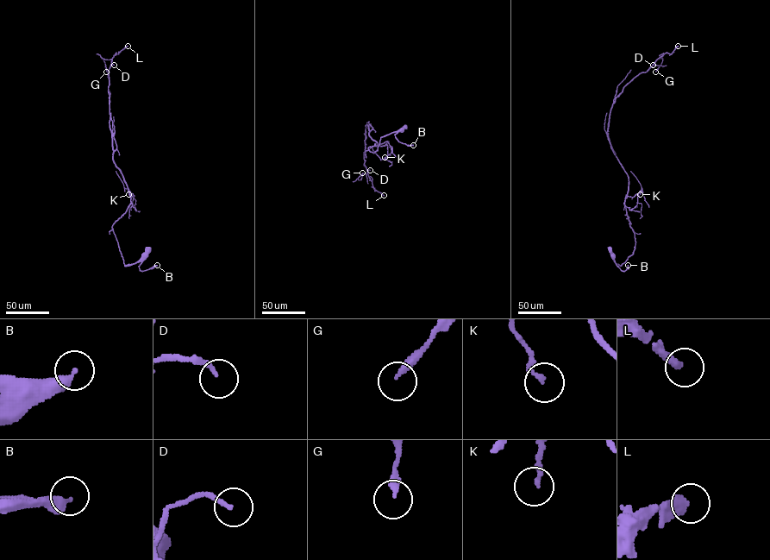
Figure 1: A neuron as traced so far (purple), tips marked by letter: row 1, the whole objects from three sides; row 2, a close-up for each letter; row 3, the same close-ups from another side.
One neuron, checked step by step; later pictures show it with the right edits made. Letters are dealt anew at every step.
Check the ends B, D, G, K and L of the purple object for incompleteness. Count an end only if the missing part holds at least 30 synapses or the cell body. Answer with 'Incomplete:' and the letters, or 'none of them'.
Incomplete: D, L

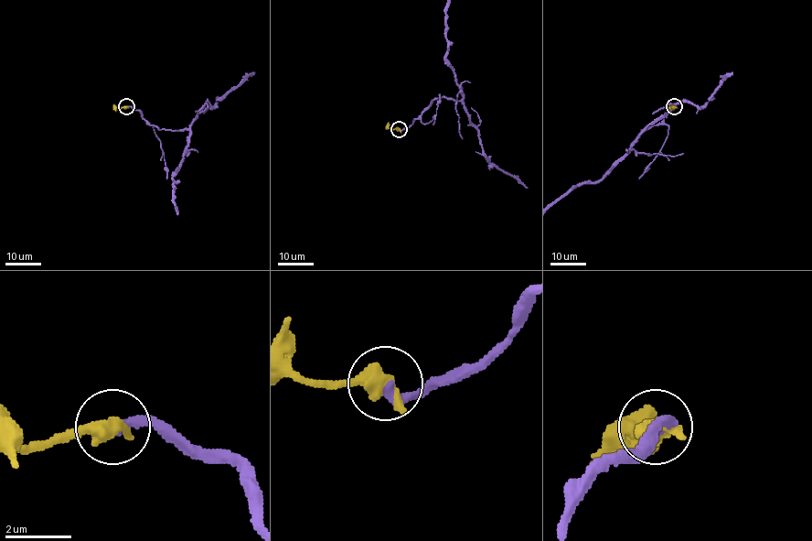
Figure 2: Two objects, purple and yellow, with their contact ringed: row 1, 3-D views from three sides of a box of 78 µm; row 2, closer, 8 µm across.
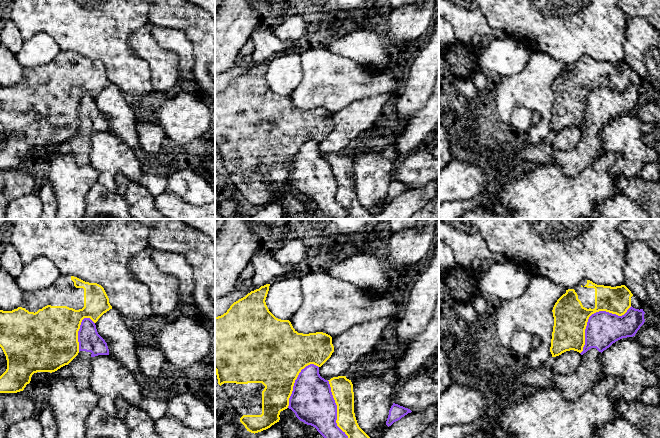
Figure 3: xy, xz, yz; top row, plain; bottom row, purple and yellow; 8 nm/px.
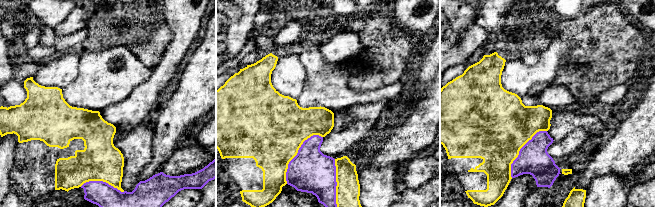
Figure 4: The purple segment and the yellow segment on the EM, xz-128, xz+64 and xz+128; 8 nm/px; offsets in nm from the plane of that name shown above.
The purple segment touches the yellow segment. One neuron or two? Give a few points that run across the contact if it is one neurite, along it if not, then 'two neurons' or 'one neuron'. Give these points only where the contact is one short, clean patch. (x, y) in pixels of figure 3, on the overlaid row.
two neurons

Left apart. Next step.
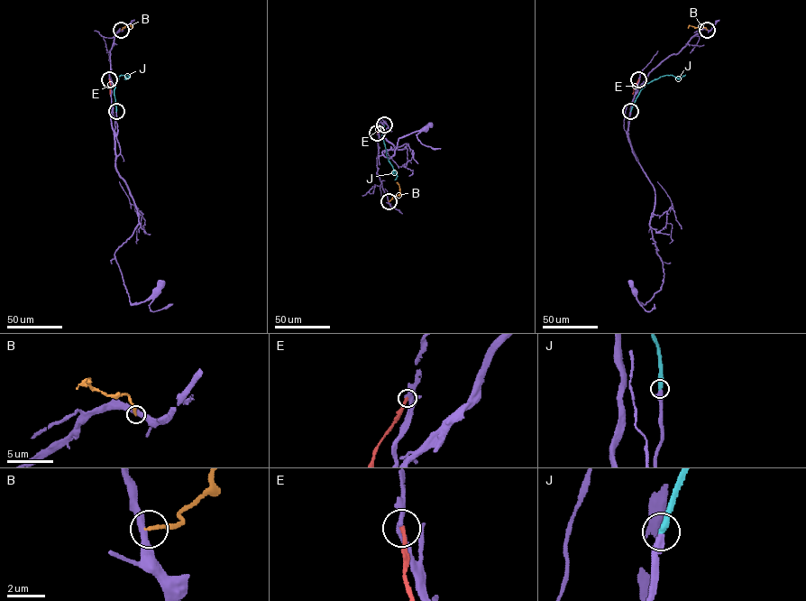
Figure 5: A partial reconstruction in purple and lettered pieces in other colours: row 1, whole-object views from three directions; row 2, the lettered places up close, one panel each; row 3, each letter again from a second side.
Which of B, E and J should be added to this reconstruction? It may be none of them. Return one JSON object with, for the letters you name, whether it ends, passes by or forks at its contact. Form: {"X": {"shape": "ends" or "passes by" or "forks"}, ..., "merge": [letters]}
{"J": {"shape": "ends"}, "merge": ["J"]}

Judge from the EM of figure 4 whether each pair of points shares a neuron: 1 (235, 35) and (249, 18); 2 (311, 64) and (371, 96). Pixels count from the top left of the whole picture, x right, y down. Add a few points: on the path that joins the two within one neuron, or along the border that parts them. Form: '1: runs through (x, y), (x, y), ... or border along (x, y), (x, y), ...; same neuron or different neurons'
1: runs through (238, 31), (246, 22); same neuron
2: runs through (326, 78), (344, 96), (356, 96); same neuron

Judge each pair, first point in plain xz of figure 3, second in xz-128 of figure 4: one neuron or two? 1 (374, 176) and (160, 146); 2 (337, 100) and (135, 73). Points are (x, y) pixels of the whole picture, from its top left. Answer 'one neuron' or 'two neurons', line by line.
1: two neurons
2: one neuron

